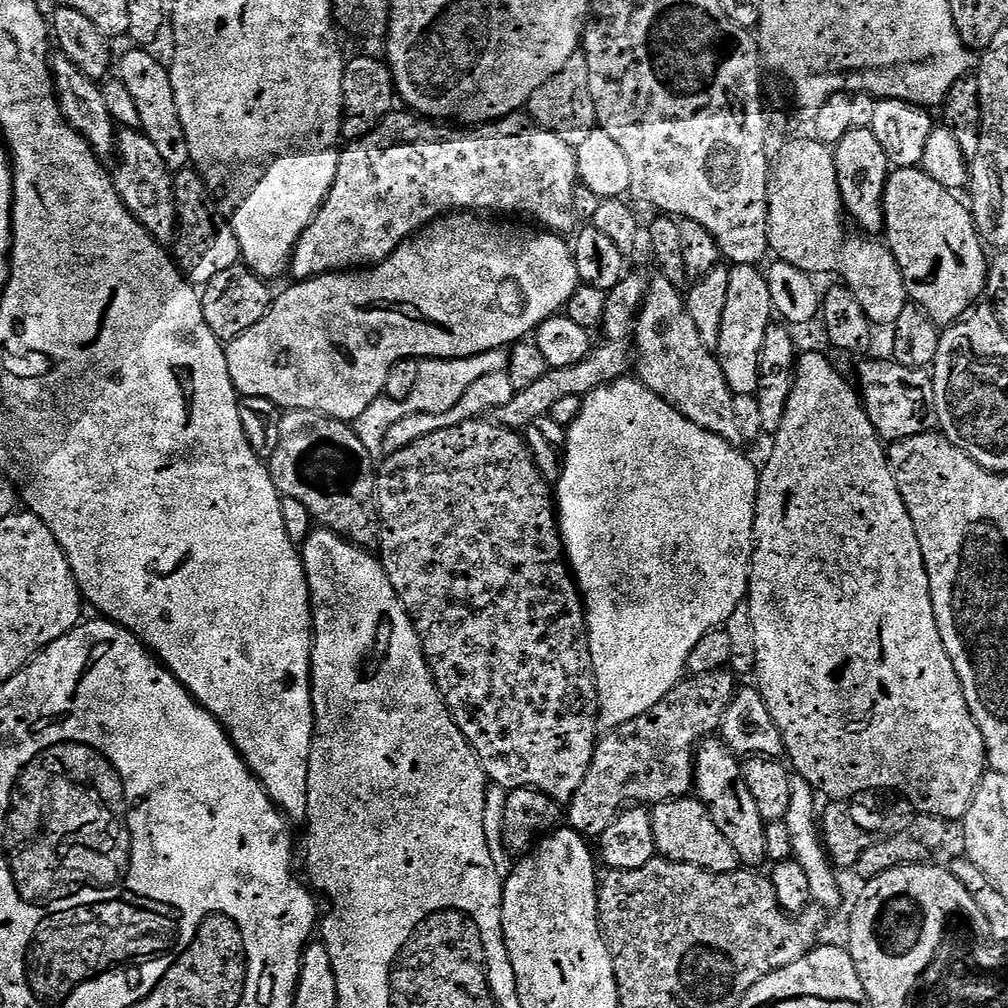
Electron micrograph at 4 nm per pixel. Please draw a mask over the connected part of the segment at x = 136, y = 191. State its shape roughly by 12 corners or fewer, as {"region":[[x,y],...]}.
{"region":[[139,130],[118,136],[122,202],[160,244],[176,243],[173,173]]}

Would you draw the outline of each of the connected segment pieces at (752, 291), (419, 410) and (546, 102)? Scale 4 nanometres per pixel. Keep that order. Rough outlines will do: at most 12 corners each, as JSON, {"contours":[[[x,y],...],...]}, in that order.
{"contours":[[[750,264],[730,271],[714,350],[733,396],[758,390],[772,299]],[[495,348],[425,359],[410,398],[374,401],[354,422],[368,452],[414,414],[442,414],[486,374],[503,372]],[[572,56],[526,112],[573,146],[597,131],[590,66]]]}

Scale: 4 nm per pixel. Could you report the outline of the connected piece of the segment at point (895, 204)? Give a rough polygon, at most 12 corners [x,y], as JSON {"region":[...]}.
{"region":[[921,167],[886,182],[886,247],[938,326],[985,295],[969,205]]}

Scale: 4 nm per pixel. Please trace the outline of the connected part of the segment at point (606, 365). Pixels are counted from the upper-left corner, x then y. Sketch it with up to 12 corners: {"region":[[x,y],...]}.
{"region":[[604,342],[575,366],[549,368],[497,408],[522,430],[561,398],[588,396],[630,372],[630,352]]}

